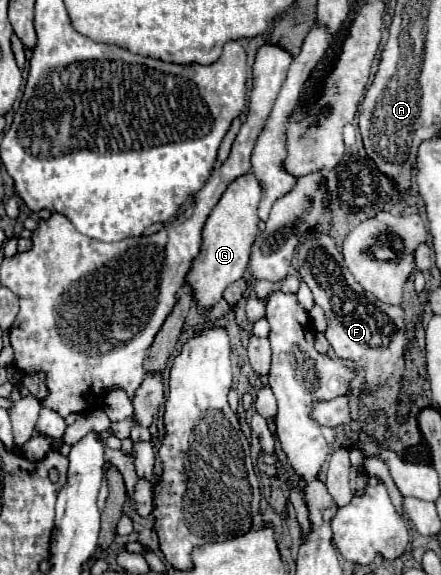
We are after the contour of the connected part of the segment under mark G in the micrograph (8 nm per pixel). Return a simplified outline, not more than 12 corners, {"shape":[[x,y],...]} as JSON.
{"shape":[[234,179],[186,281],[200,311],[244,277],[262,187]]}

